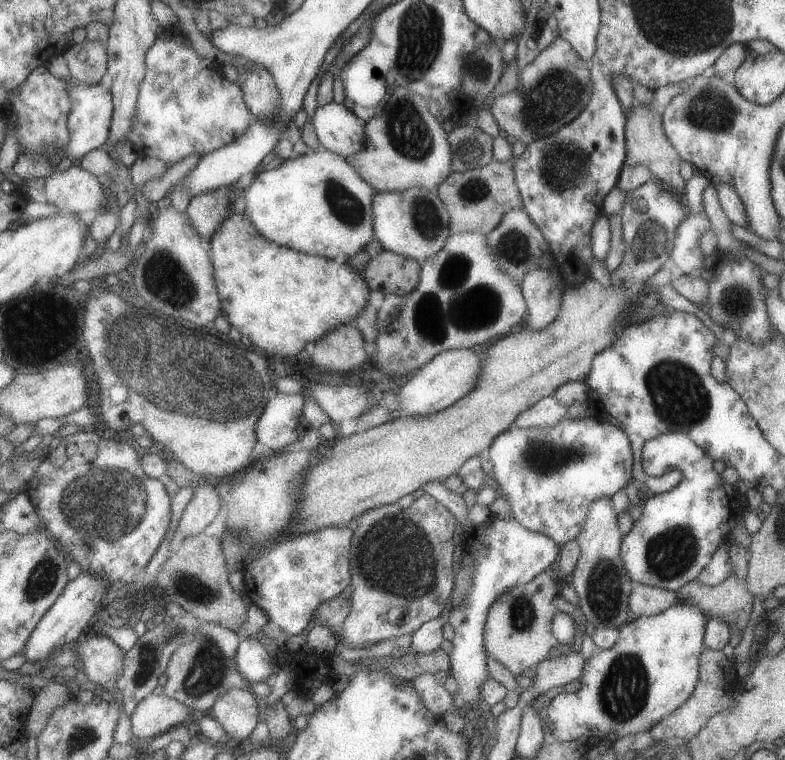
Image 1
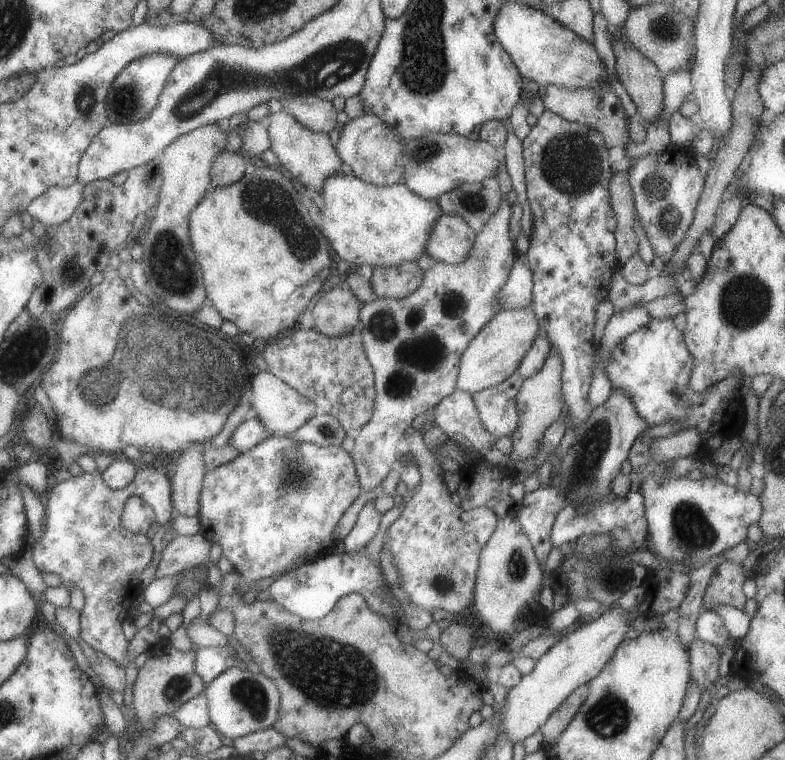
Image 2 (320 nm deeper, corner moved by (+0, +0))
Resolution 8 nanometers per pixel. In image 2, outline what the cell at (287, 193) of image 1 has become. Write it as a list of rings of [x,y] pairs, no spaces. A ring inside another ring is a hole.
[[[335,173],[328,176],[322,184],[323,209],[320,213],[323,234],[330,244],[330,248],[341,260],[350,266],[360,264],[381,265],[383,267],[397,266],[417,260],[423,252],[432,231],[432,224],[442,213],[437,200],[427,200],[411,192],[403,182],[382,187],[373,183],[366,183],[355,176],[346,173]]]

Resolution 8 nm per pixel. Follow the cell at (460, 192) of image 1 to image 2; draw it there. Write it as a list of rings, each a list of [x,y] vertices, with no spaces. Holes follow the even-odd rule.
[[[487,178],[460,184],[438,196],[437,202],[443,213],[461,217],[478,233],[495,214],[503,197],[495,178]]]

